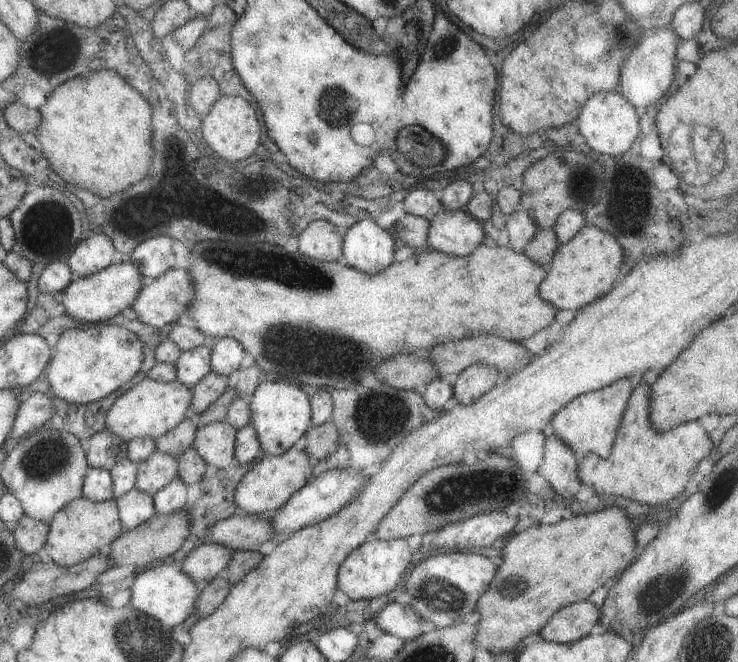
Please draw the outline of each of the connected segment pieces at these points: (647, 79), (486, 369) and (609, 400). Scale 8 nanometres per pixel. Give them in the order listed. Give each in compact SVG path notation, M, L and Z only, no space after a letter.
M668 27L657 28L652 31L653 34L651 36L647 37L642 35L641 38L639 38L639 42L635 44L635 48L632 48L631 52L629 52L629 56L627 56L623 61L623 64L621 64L620 80L614 90L619 95L623 96L629 104L635 106L638 116L647 108L647 106L657 102L657 100L665 94L669 88L669 84L671 84L671 80L673 80L674 67L676 66L675 49L679 42L677 34Z
M474 363L457 374L452 386L452 397L457 403L469 405L479 399L489 388L501 378L501 374L493 366Z
M617 380L607 388L577 396L552 417L549 422L552 436L569 448L578 462L588 455L597 456L599 459L606 458L629 394L631 394L629 380Z

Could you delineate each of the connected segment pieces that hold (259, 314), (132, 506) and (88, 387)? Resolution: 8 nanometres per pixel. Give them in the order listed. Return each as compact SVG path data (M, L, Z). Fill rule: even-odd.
M203 240L195 244L189 251L189 266L186 268L187 274L191 276L191 286L193 286L194 300L186 313L189 319L197 324L195 329L203 337L213 337L219 339L230 337L235 340L245 353L250 354L255 359L255 365L263 371L273 370L273 373L287 374L295 382L317 386L320 389L347 389L351 384L356 384L356 380L362 374L369 374L374 367L382 360L407 350L429 349L438 343L445 343L455 339L465 339L465 336L497 336L502 340L519 342L523 338L530 338L543 328L547 328L553 323L556 309L547 302L544 302L538 294L537 288L545 276L546 269L538 264L533 264L525 254L515 252L507 247L491 246L487 247L483 243L479 244L471 254L467 256L448 255L433 249L425 249L419 254L411 255L409 258L391 263L385 270L375 274L359 272L355 268L343 266L337 261L323 262L303 255L298 252L288 254L283 247L272 244L233 244L233 242L213 242L213 240ZM353 350L359 350L365 358L353 358Z
M136 489L114 500L122 531L129 531L154 516L152 496Z
M103 322L74 325L61 334L53 347L45 372L49 396L69 405L96 402L126 384L139 371L142 359L142 345L131 332Z

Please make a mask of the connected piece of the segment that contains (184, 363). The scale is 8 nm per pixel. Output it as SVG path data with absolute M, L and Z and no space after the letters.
M200 345L181 351L174 366L176 380L180 384L193 386L210 372L210 350Z

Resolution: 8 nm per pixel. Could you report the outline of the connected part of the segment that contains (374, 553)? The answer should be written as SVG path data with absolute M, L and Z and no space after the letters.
M370 538L343 560L336 575L336 588L353 601L373 599L388 593L394 594L396 584L411 562L411 554L412 550L404 538L390 540Z

